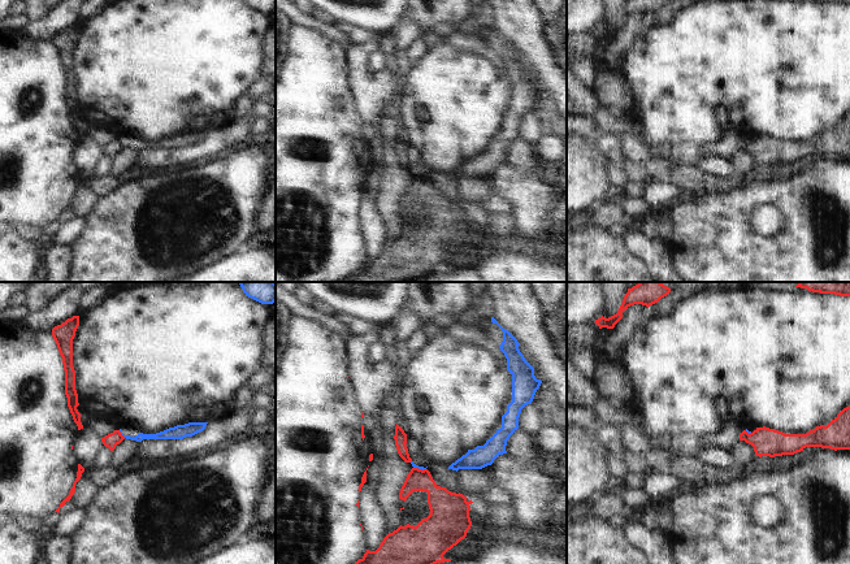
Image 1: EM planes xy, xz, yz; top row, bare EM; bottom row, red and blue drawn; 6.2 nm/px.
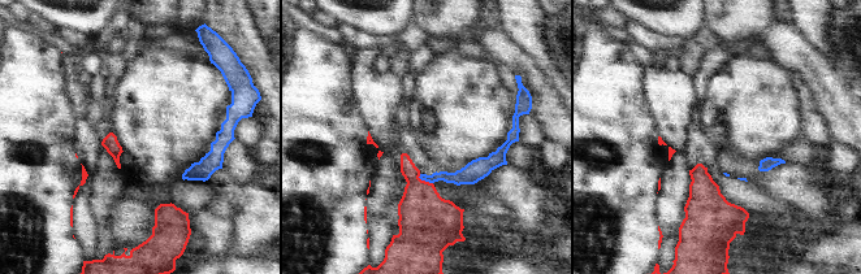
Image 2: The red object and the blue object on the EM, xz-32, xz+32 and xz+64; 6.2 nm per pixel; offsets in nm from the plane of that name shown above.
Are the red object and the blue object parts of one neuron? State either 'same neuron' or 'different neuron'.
different neuron

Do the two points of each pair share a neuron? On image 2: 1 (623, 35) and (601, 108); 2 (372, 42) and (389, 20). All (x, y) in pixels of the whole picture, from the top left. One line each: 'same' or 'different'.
1: different
2: different

